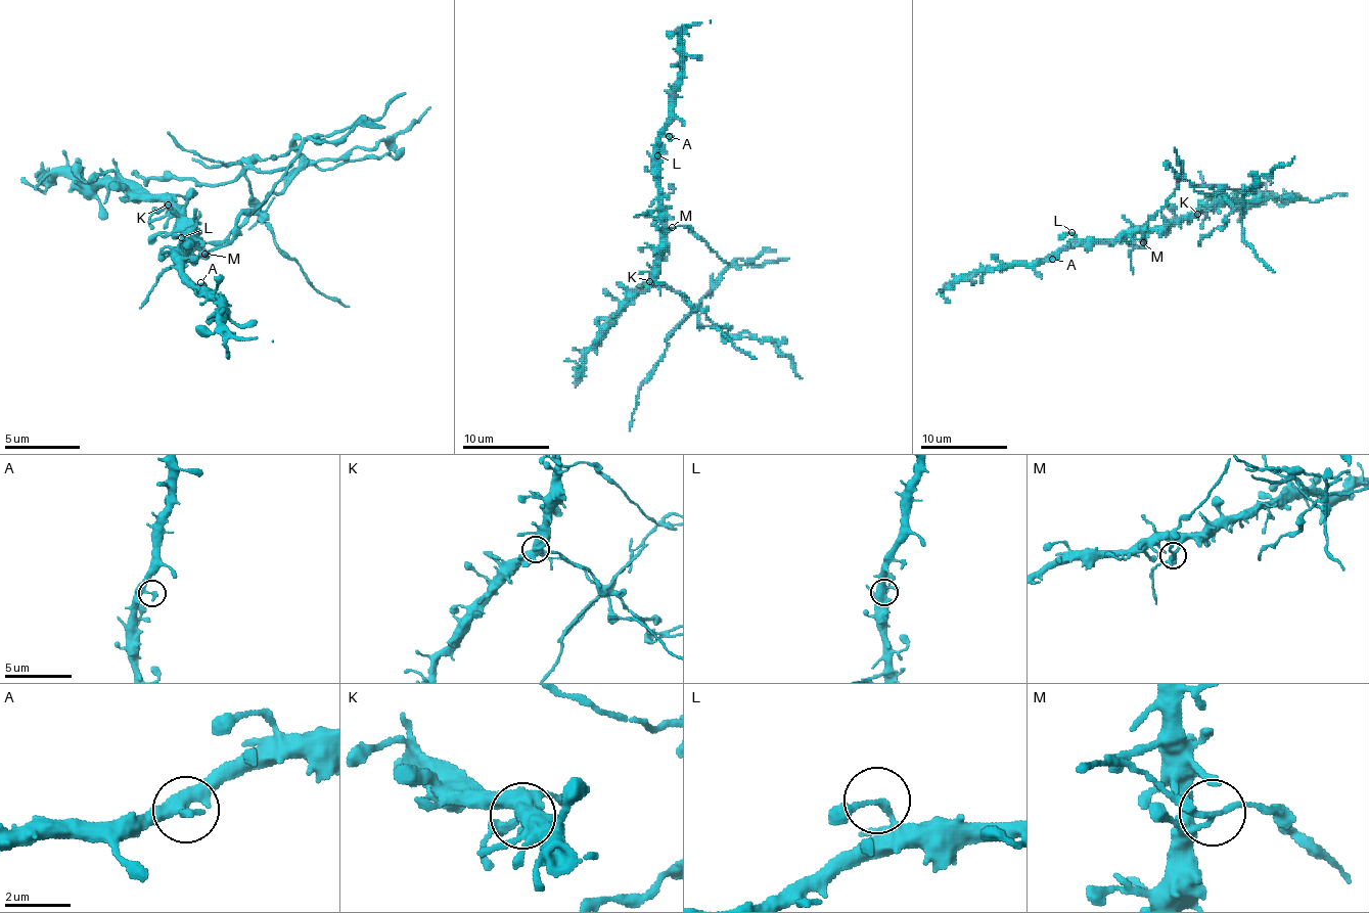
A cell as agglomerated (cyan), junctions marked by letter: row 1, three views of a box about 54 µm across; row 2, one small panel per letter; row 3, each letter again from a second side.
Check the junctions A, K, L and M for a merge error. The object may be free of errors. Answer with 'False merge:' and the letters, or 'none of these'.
False merge: M

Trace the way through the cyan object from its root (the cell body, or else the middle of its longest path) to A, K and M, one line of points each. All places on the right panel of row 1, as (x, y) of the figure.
A: (1150, 220), (1142, 232), (1142, 243), (1133, 237), (1077, 241), (1058, 247), (1052, 259)
K: (1150, 220), (1142, 232), (1144, 239), (1154, 230), (1166, 230), (1183, 220), (1192, 220), (1198, 213)
M: (1150, 220), (1142, 232), (1144, 241)

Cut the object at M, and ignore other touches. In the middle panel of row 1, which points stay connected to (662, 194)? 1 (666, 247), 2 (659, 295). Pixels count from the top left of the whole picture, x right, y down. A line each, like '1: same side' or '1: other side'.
1: same side
2: same side

